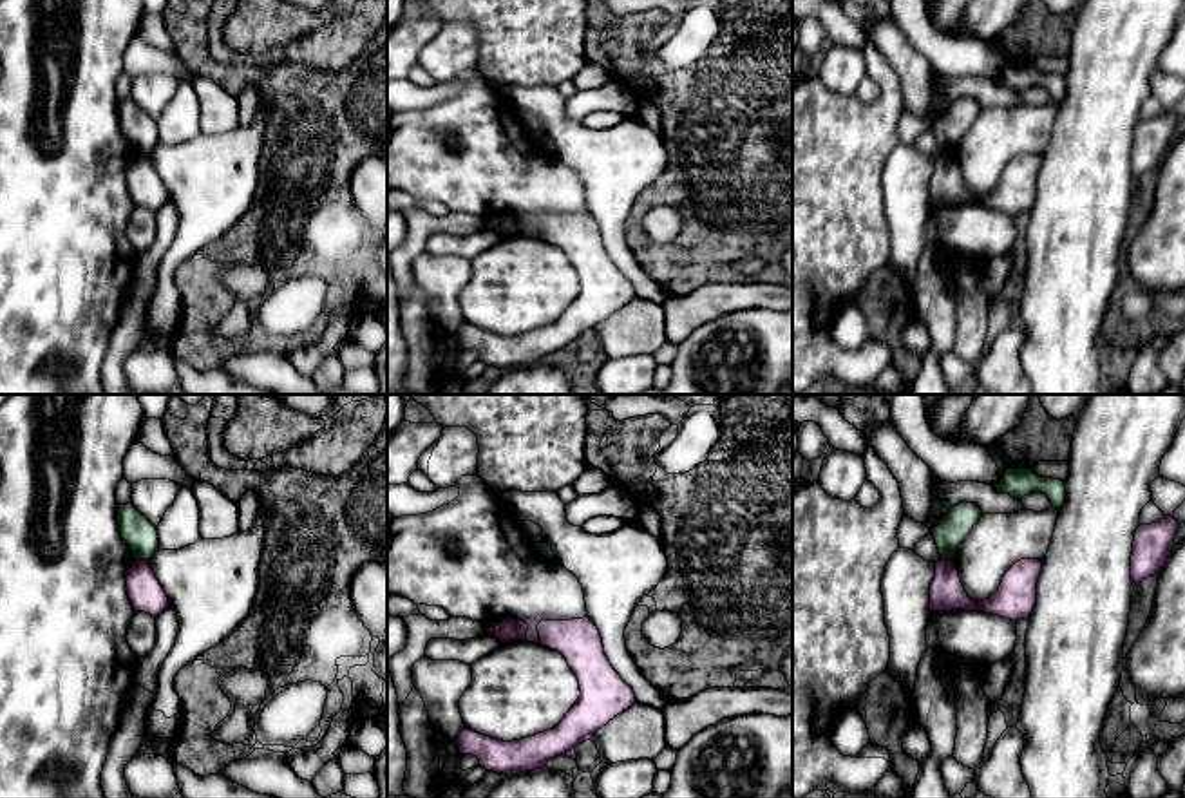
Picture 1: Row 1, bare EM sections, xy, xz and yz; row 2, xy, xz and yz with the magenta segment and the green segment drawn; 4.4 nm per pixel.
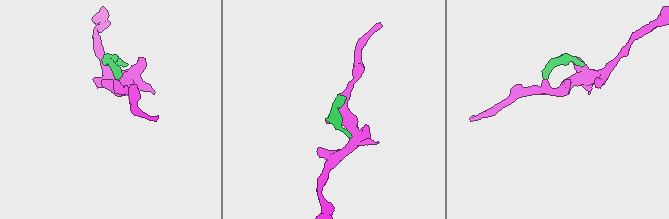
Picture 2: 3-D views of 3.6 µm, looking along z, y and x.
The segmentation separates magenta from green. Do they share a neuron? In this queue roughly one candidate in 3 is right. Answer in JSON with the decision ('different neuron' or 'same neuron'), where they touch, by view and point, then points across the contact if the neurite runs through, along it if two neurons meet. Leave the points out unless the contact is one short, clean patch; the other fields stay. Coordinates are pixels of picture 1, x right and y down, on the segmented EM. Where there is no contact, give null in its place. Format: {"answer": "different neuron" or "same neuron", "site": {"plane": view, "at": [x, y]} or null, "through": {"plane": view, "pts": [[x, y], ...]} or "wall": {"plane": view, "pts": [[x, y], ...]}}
{"answer": "different neuron", "site": {"plane": "xy", "at": [142, 561]}, "wall": {"plane": "xy", "pts": [[136, 560], [147, 561]]}}

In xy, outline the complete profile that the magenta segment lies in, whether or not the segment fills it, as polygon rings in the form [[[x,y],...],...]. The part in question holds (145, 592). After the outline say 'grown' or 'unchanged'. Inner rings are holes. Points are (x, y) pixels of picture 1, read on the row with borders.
[[[134,561],[127,575],[127,594],[136,612],[161,615],[170,601],[154,575],[148,561]]]; unchanged

